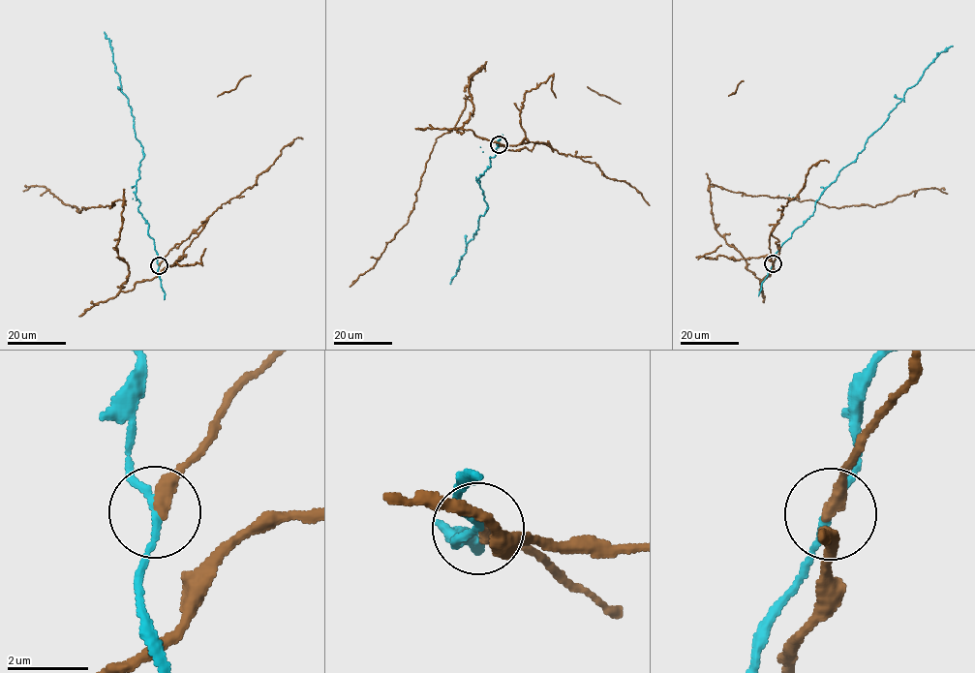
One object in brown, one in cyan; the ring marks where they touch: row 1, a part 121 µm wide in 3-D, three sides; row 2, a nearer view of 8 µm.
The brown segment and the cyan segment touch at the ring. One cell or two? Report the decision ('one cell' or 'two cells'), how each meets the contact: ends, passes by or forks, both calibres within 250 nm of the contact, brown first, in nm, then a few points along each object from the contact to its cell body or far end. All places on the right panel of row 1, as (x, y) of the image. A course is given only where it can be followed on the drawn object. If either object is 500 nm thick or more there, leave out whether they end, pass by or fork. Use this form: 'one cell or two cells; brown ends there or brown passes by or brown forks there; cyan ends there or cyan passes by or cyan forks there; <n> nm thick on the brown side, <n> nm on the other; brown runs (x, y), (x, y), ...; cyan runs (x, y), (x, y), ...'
two cells; brown ends there; cyan passes by; 360 nm thick on the brown side, 150 nm on the other; brown runs (774, 263), (772, 234), (769, 276), (759, 282), (746, 268), (716, 230), (709, 184), (837, 208), (947, 194); cyan runs (774, 263), (782, 245), (812, 214), (821, 194), (856, 158), (904, 92), (940, 53), (953, 45)

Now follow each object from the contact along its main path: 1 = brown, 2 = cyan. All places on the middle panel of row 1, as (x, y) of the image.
1: (499, 144), (542, 142), (502, 145), (460, 128), (482, 66), (456, 125), (436, 139), (407, 223), (349, 287)
2: (499, 144), (490, 159), (490, 166), (478, 178), (486, 211), (479, 216), (476, 233), (466, 244), (450, 284)

